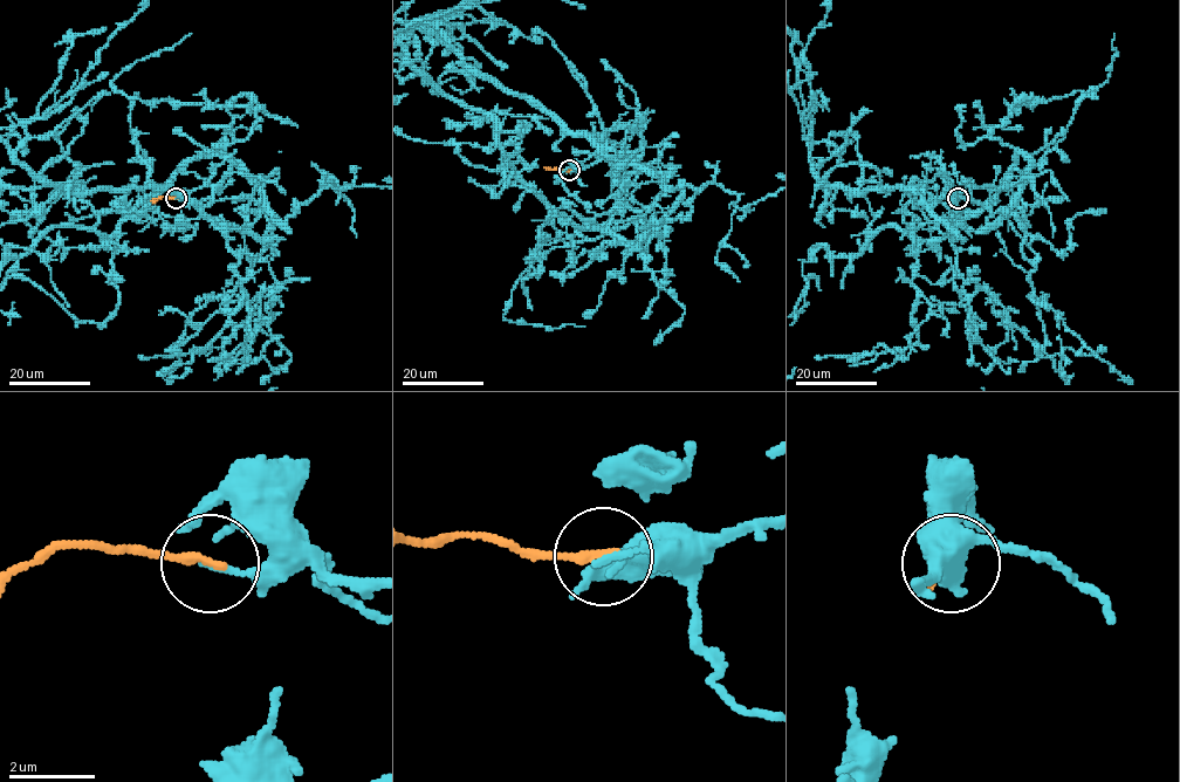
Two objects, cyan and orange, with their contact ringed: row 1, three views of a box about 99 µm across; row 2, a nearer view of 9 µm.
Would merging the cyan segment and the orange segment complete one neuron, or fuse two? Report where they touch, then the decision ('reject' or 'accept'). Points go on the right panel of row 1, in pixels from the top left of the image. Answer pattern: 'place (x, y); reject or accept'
place (958, 198); reject

